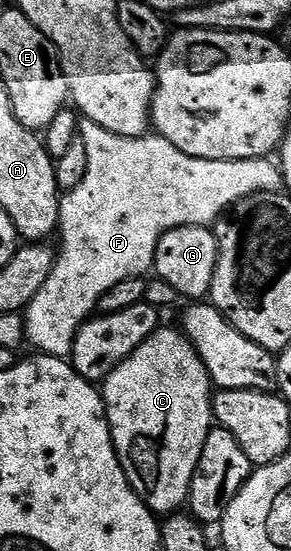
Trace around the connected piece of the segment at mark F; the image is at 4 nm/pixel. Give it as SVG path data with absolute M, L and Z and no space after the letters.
M88 118L80 121L78 137L85 144L85 152L89 152L89 172L85 172L85 180L81 180L77 188L66 191L59 199L57 238L63 241L63 247L58 247L55 267L49 280L45 280L45 288L33 296L23 314L26 345L36 346L39 354L54 358L70 355L76 332L96 313L102 294L115 284L121 284L121 280L144 277L146 270L154 267L157 244L165 232L182 226L210 227L243 198L269 194L273 190L271 170L257 158L236 162L201 160L185 156L181 148L160 138L158 133L126 138L101 128L101 124L93 124Z

